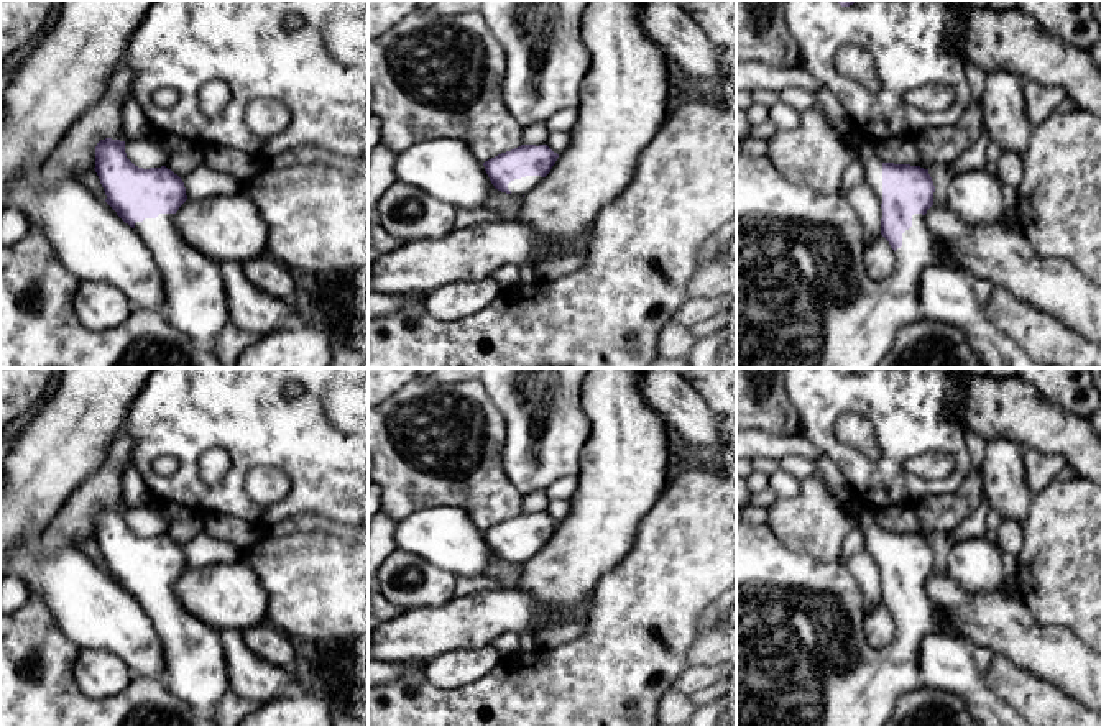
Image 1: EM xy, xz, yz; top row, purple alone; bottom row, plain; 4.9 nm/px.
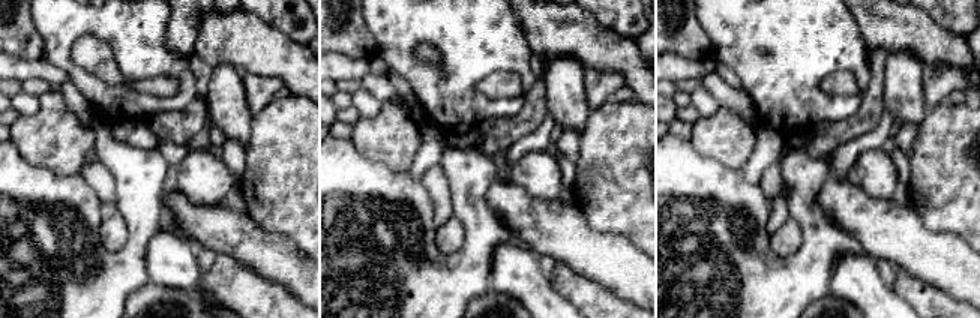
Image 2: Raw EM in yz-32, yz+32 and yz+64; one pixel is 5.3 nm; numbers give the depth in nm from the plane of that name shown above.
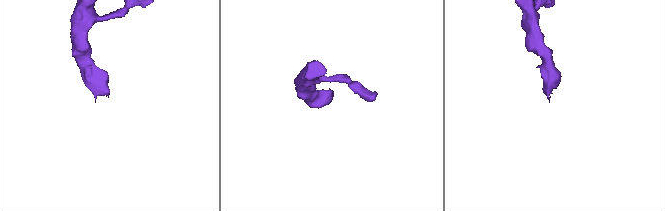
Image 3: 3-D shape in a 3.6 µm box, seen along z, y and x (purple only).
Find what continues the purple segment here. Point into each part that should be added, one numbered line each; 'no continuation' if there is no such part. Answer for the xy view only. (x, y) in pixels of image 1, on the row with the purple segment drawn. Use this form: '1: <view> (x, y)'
1: xy (194, 301)

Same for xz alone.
1: xz (521, 186)

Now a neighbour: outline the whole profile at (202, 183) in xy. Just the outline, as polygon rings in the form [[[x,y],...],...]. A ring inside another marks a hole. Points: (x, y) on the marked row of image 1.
[[[207,164],[196,168],[181,177],[189,200],[202,200],[215,195],[238,192],[240,182],[228,172],[215,171]]]

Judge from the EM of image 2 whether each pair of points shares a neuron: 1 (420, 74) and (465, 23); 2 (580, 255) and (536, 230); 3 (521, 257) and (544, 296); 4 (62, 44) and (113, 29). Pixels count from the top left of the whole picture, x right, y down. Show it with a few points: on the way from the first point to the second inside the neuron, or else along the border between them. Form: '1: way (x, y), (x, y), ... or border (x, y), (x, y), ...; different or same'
1: way (441, 83), (447, 83), (462, 68), (465, 44); same
2: way (569, 245), (554, 230), (547, 230); same
3: way (521, 266), (521, 273), (535, 287); same
4: way (74, 32), (78, 27), (101, 27); same

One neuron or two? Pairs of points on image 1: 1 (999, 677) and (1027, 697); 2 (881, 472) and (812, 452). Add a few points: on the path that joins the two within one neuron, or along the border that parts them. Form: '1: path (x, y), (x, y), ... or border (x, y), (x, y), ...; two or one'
1: path (1006, 679), (1021, 690); one
2: border (802, 431), (824, 454); two

